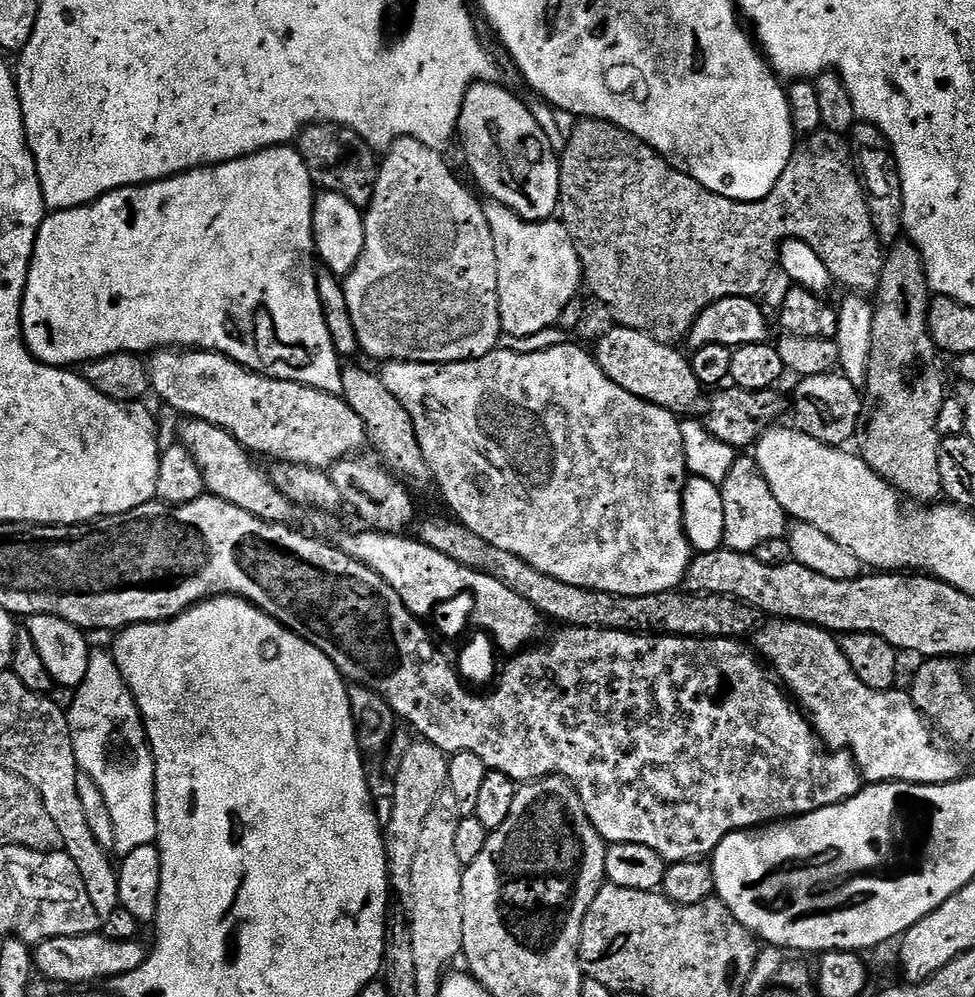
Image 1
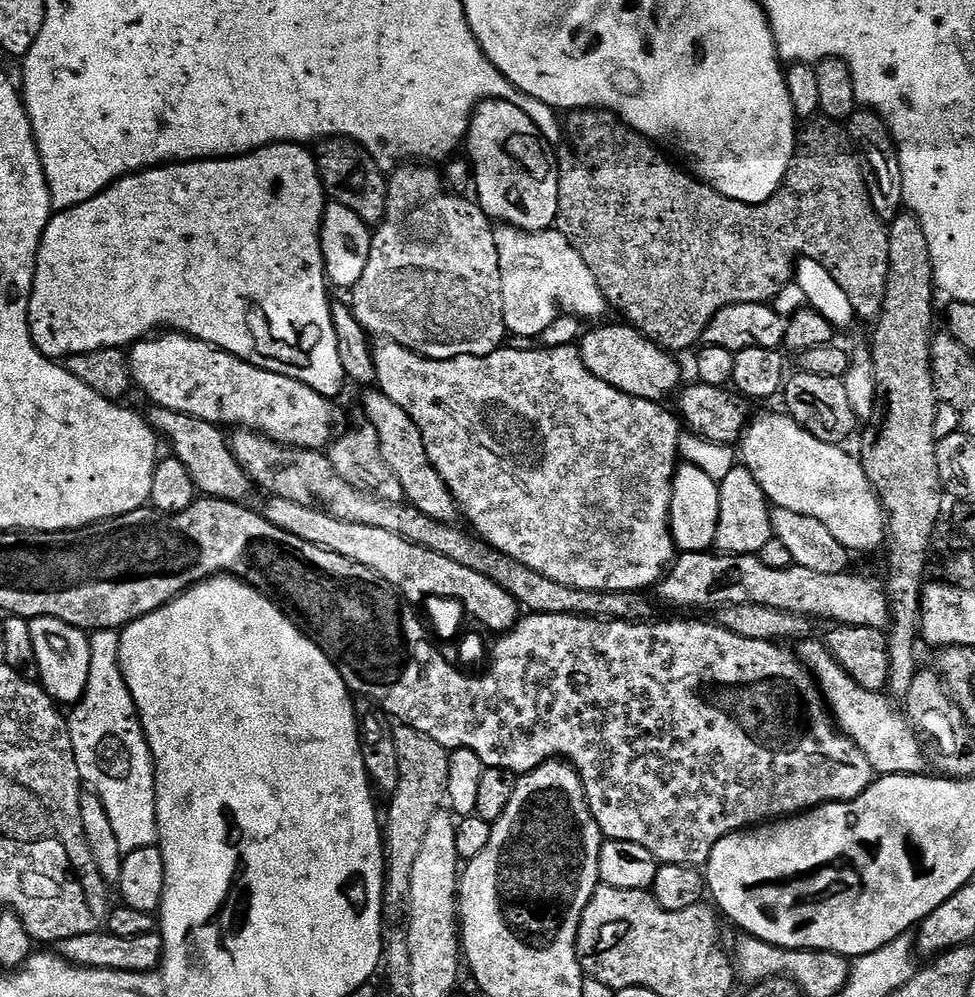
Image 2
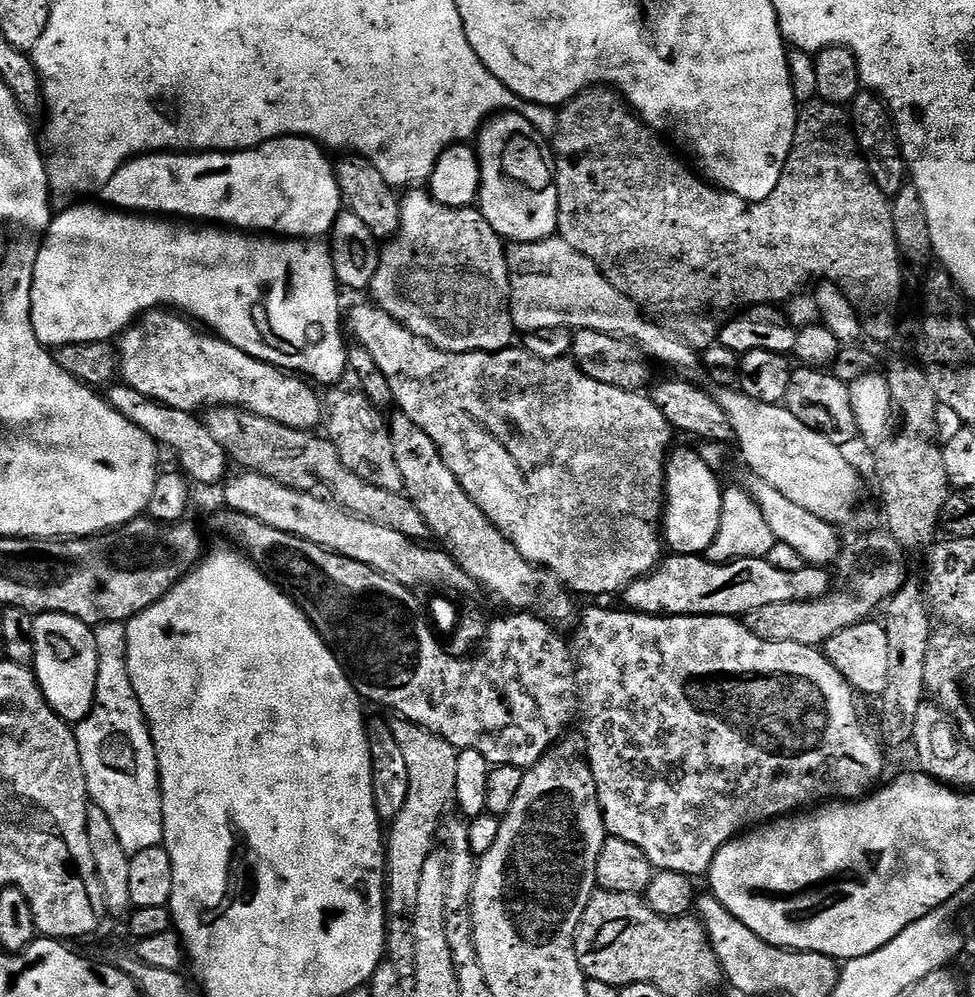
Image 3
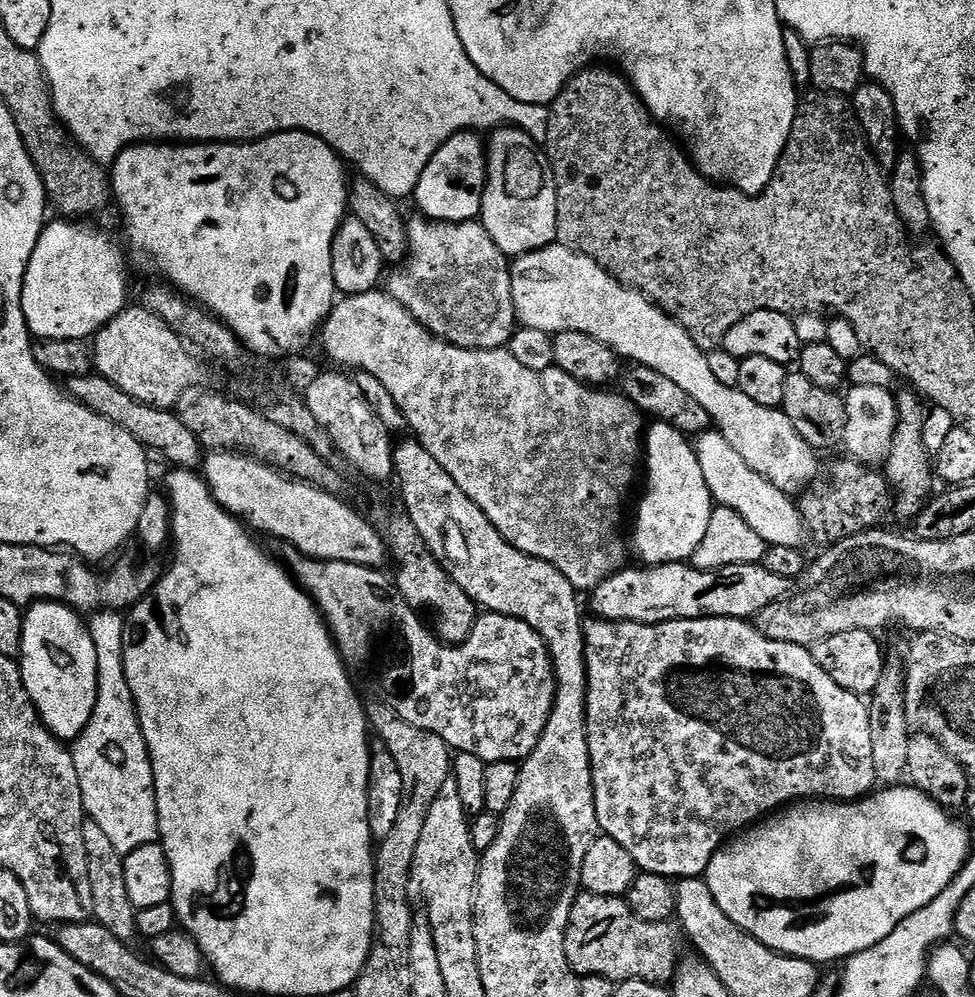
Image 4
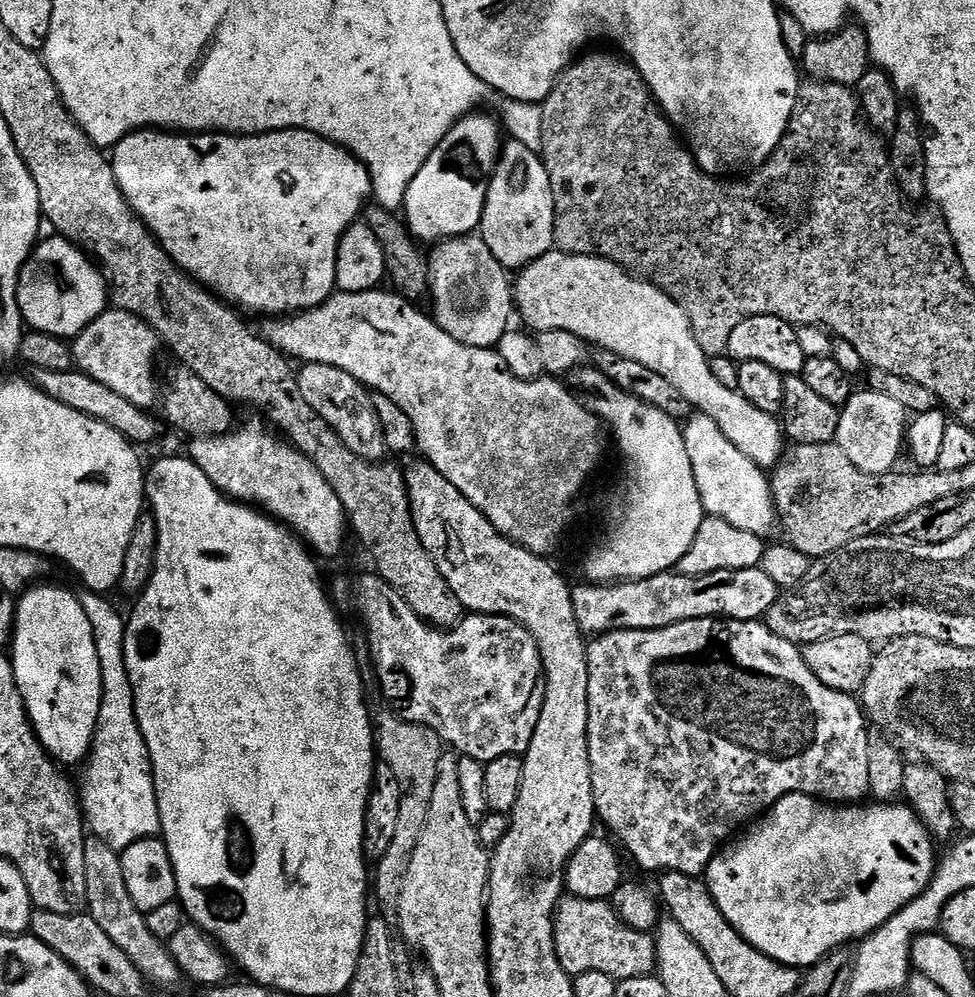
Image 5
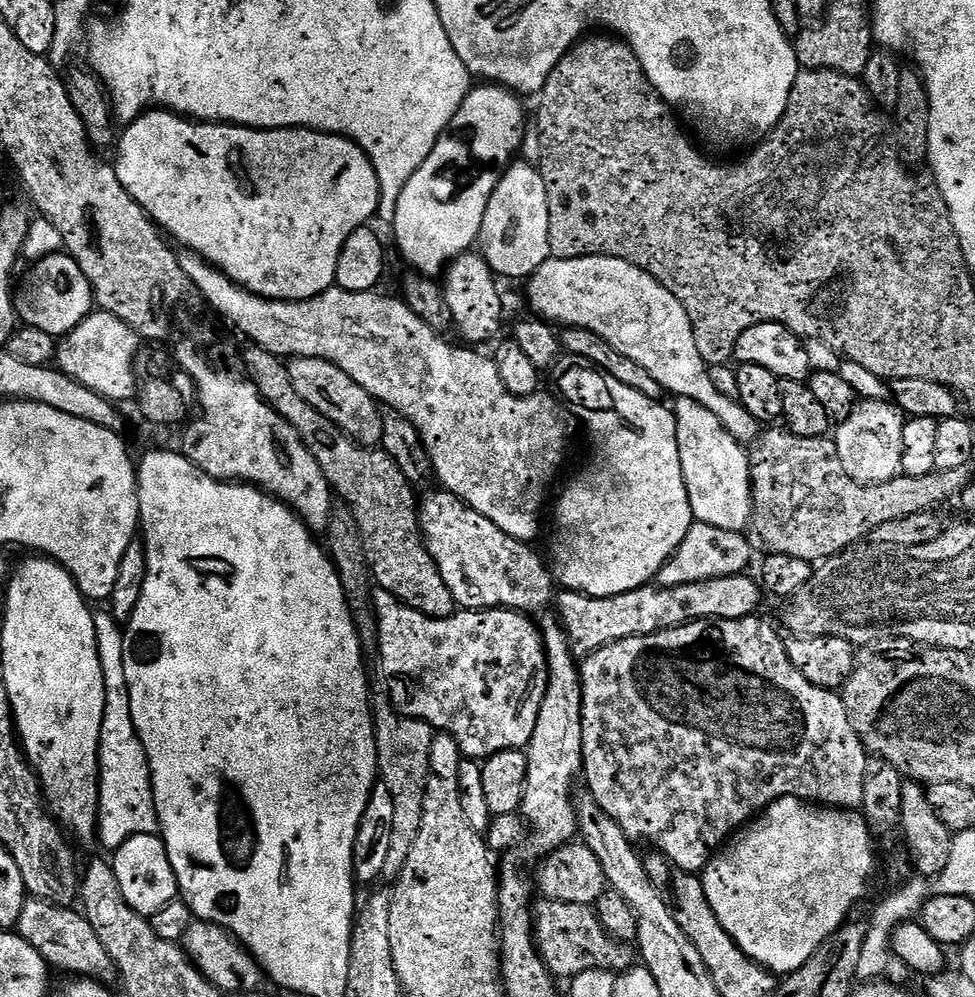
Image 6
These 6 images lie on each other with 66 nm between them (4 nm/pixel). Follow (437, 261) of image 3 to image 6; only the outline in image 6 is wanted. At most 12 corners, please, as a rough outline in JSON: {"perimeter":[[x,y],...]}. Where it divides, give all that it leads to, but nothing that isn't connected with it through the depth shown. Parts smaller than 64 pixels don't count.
{"perimeter":[[472,250],[442,280],[455,331],[480,346],[504,320],[498,277]]}

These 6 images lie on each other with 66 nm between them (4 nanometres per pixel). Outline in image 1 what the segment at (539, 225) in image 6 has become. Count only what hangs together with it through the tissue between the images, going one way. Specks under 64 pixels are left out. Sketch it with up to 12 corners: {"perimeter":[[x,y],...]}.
{"perimeter":[[500,82],[462,102],[458,144],[484,196],[553,219],[560,158]]}

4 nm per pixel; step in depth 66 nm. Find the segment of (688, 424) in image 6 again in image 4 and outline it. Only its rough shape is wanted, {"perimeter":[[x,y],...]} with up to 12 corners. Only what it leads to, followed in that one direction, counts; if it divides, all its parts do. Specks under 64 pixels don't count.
{"perimeter":[[715,430],[694,447],[717,505],[765,545],[803,549],[795,499]]}

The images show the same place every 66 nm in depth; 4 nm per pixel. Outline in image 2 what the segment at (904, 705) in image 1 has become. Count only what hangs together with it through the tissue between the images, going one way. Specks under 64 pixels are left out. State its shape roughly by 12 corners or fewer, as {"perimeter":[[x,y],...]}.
{"perimeter":[[823,639],[799,641],[837,729],[880,776],[923,773],[922,740]]}

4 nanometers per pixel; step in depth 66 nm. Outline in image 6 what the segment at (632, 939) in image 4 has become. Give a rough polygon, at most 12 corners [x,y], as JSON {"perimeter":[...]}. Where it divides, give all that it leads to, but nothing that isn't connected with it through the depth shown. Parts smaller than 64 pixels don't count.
{"perimeter":[[541,899],[536,948],[553,977],[633,967],[595,907]]}

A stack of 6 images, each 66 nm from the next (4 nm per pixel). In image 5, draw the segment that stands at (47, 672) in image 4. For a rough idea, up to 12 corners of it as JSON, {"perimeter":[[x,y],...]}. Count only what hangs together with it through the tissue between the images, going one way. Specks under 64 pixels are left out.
{"perimeter":[[80,596],[16,605],[10,659],[57,764],[92,751],[102,670]]}

